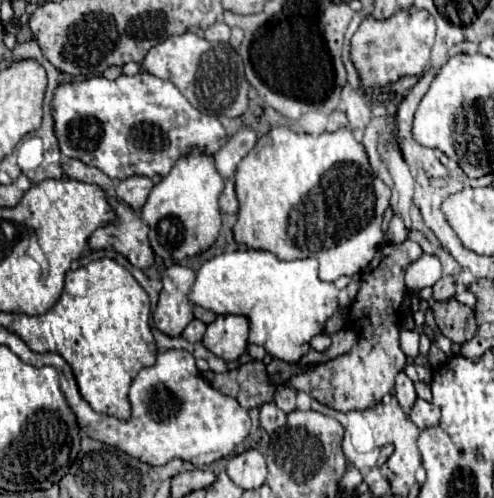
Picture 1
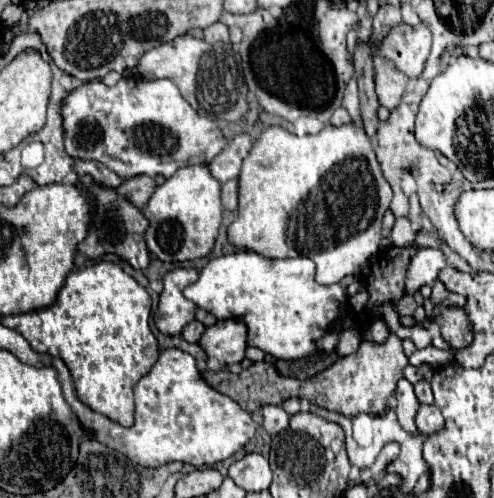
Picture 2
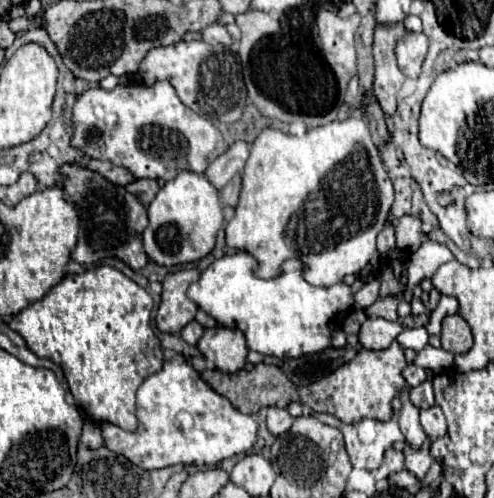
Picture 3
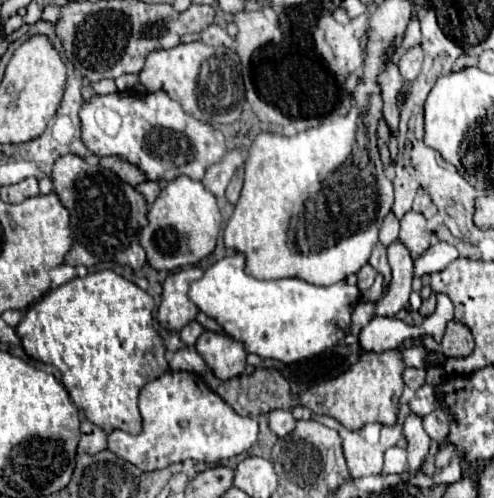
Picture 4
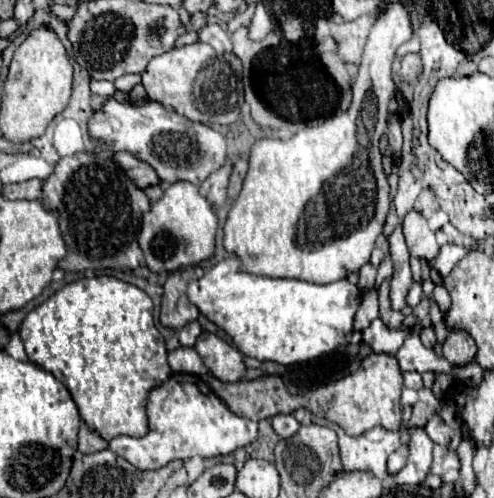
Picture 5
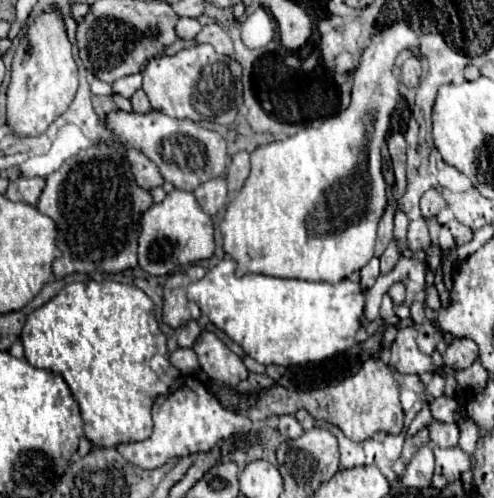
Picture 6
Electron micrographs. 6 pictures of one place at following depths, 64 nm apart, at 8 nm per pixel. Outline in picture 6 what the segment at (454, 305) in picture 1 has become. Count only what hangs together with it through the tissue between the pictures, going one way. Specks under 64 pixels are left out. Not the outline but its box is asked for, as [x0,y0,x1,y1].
[444,338,478,370]

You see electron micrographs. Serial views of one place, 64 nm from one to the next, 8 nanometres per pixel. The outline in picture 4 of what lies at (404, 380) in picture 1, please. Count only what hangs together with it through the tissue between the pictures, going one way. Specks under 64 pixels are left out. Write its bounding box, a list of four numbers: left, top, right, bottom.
[390,414,430,482]

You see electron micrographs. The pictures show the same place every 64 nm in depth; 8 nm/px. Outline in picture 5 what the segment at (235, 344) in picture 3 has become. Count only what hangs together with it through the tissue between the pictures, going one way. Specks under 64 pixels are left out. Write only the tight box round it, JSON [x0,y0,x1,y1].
[196,332,246,382]

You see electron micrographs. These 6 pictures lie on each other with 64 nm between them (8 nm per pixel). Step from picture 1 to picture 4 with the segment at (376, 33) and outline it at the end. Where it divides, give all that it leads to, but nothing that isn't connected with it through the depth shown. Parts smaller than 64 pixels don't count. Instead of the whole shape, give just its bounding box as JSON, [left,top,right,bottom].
[398,44,424,82]

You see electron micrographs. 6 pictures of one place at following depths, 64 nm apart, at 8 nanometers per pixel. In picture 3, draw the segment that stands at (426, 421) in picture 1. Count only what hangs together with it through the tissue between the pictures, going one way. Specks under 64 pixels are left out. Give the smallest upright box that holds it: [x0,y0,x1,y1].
[420,406,446,440]

